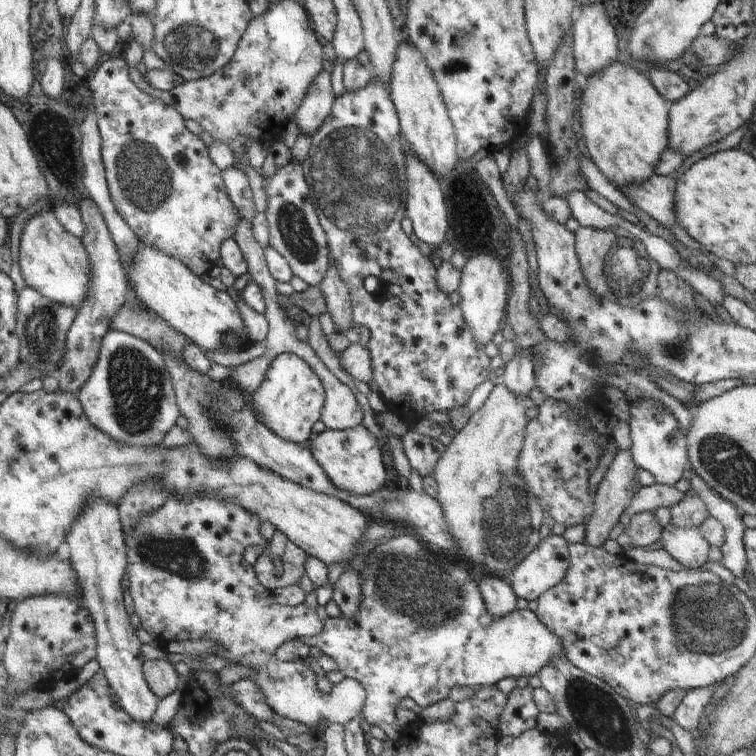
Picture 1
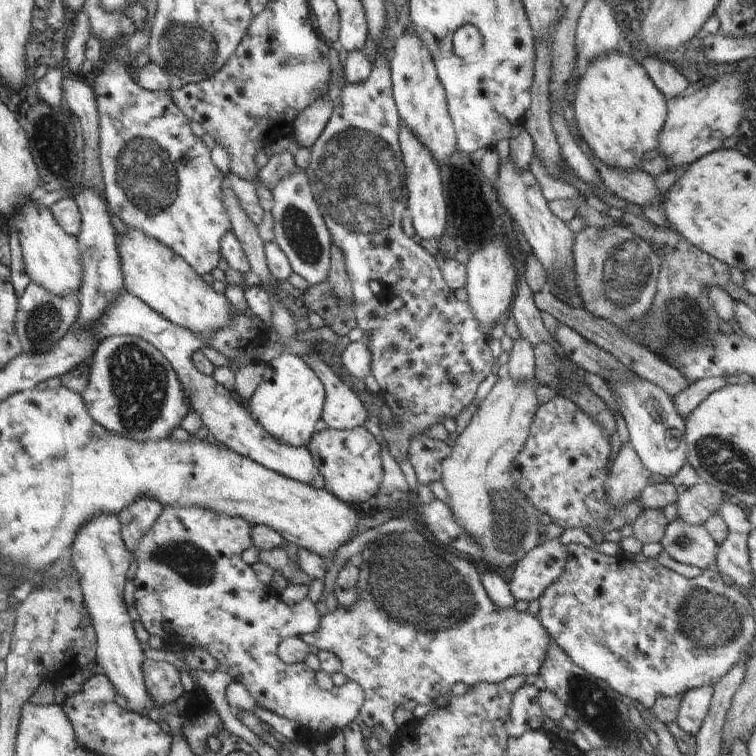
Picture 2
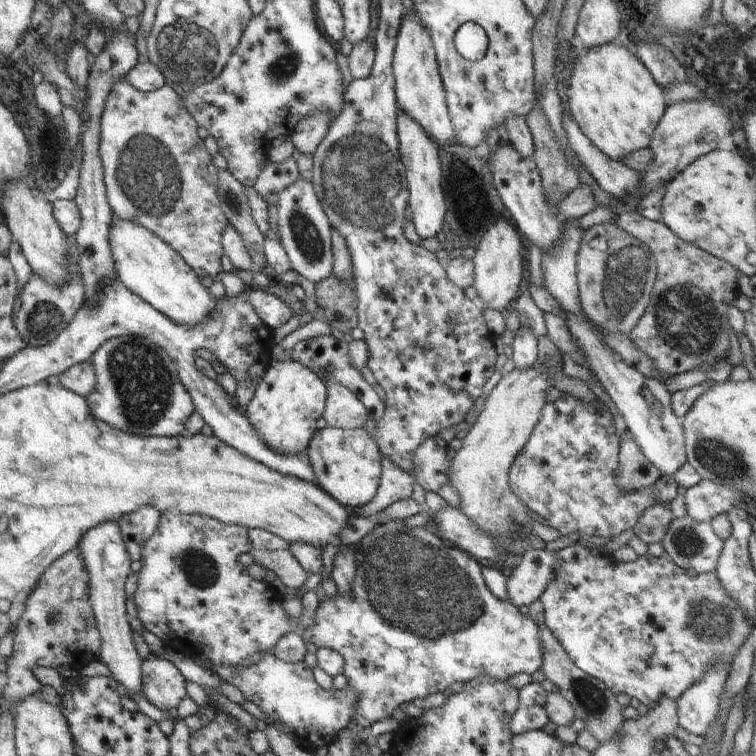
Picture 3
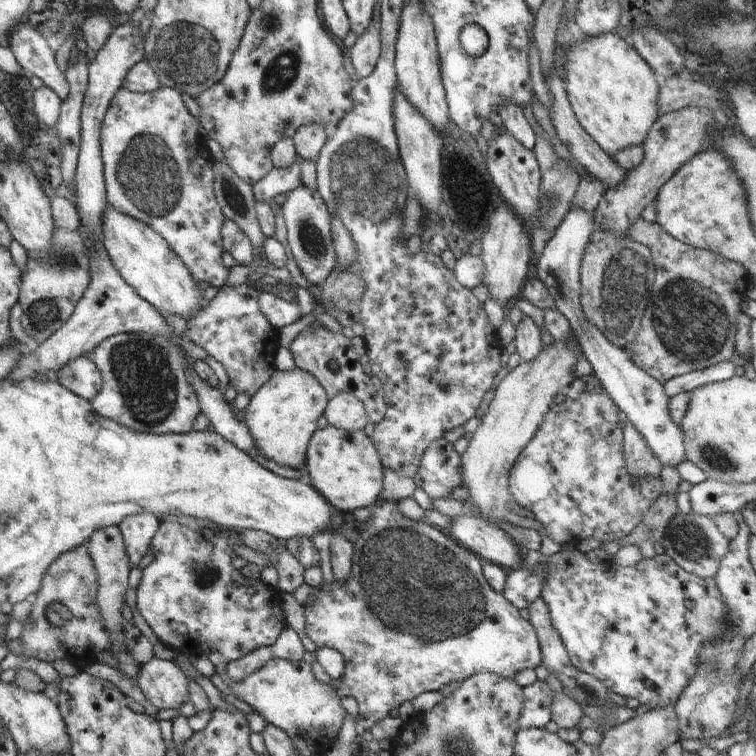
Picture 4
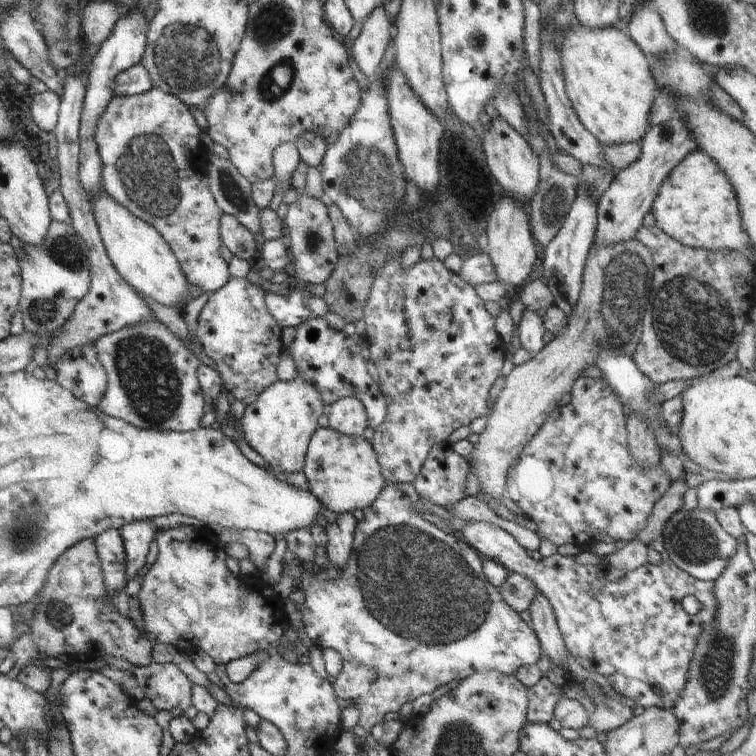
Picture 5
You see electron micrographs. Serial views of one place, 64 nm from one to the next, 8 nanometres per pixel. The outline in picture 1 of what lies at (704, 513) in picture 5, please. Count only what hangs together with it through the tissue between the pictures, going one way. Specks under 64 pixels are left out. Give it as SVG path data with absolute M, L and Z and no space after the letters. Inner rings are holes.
M669 524L663 528L664 549L684 569L701 568L709 559L710 546L695 528L682 529Z

